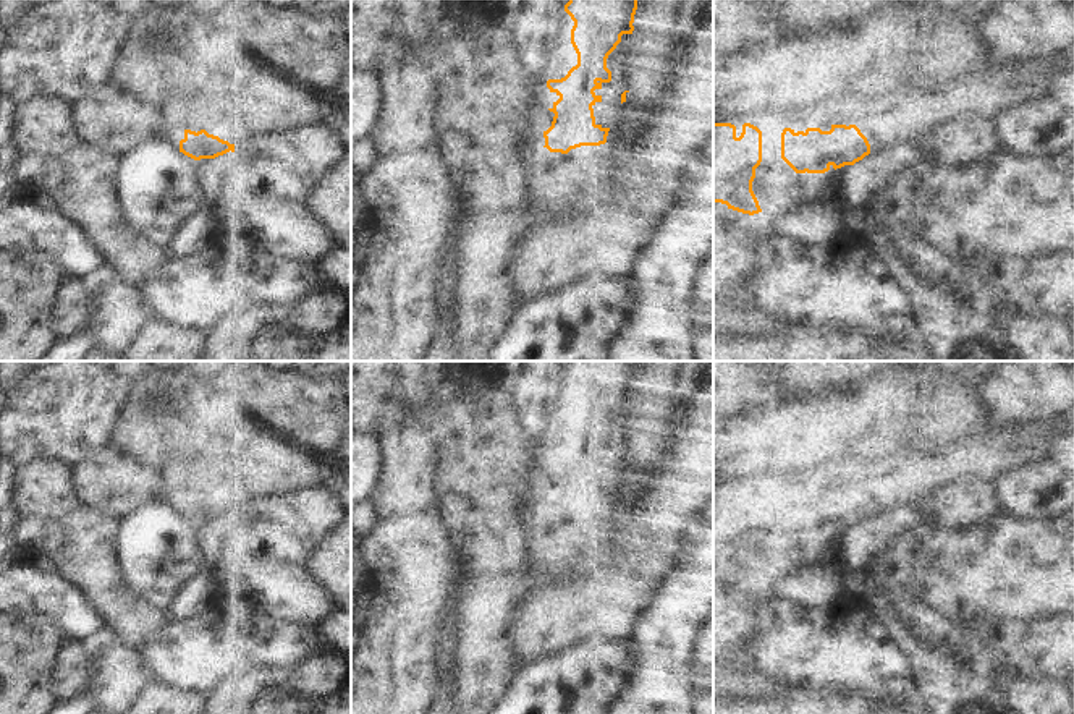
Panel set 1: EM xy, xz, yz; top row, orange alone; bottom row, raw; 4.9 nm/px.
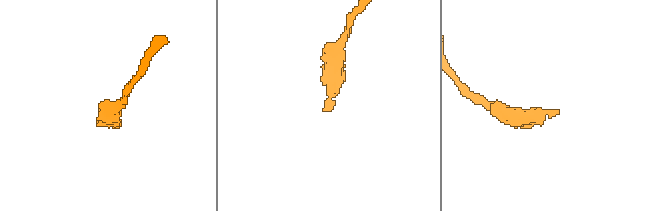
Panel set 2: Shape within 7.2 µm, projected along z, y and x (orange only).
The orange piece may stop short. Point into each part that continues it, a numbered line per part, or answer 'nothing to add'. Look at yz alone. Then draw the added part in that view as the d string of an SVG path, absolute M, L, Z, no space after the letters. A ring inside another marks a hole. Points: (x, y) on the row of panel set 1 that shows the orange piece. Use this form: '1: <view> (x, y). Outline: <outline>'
1: yz (985, 93). Outline: M1074 45L1064 58L993 63L938 92L915 91L878 113L862 112L854 123L870 144L870 154L925 136L935 125L962 117L992 120L996 113L1047 97L1050 73L1074 62Z

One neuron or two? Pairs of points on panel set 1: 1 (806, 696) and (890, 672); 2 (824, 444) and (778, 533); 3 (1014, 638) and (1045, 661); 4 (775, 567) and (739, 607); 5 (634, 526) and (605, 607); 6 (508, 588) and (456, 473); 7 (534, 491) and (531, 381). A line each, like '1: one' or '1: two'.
1: two
2: two
3: one
4: two
5: one
6: one
7: one

